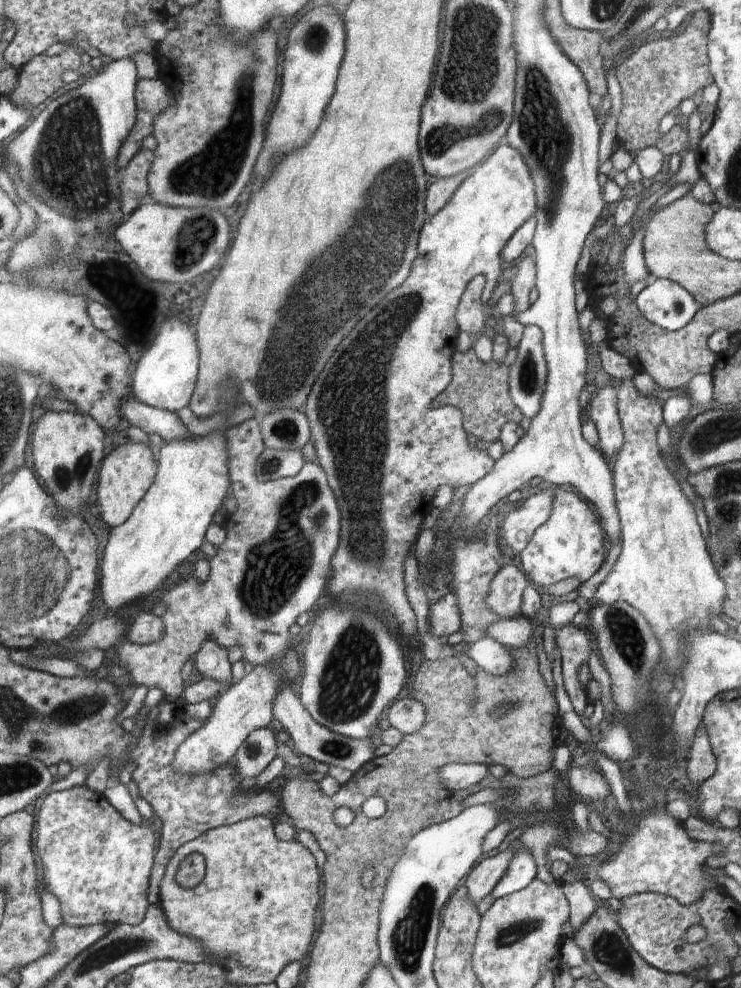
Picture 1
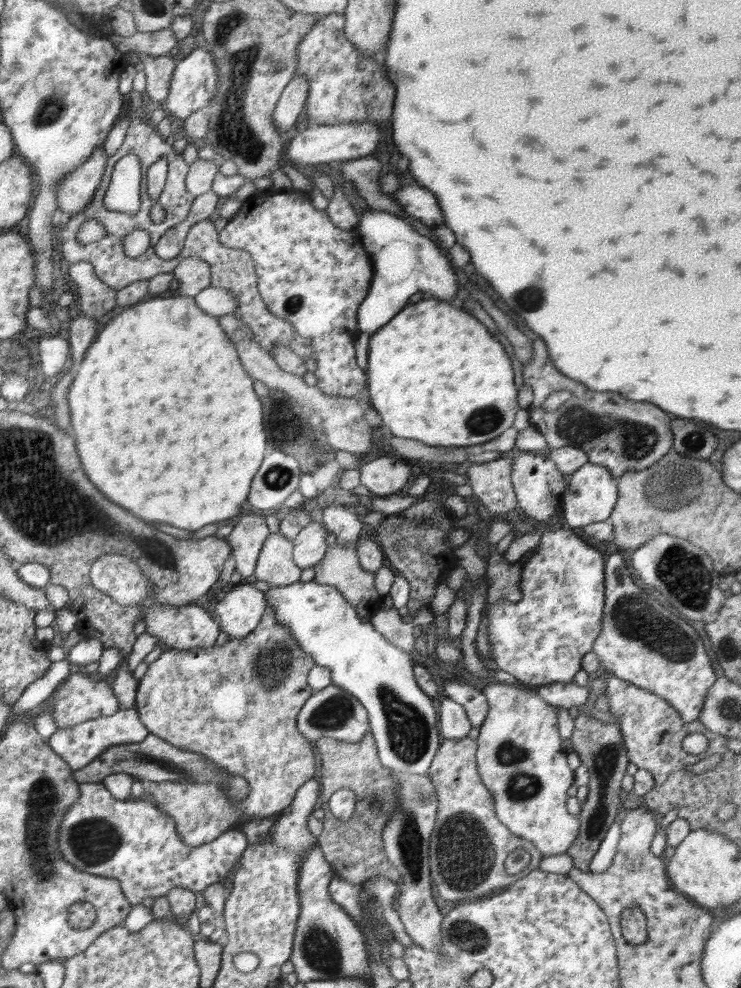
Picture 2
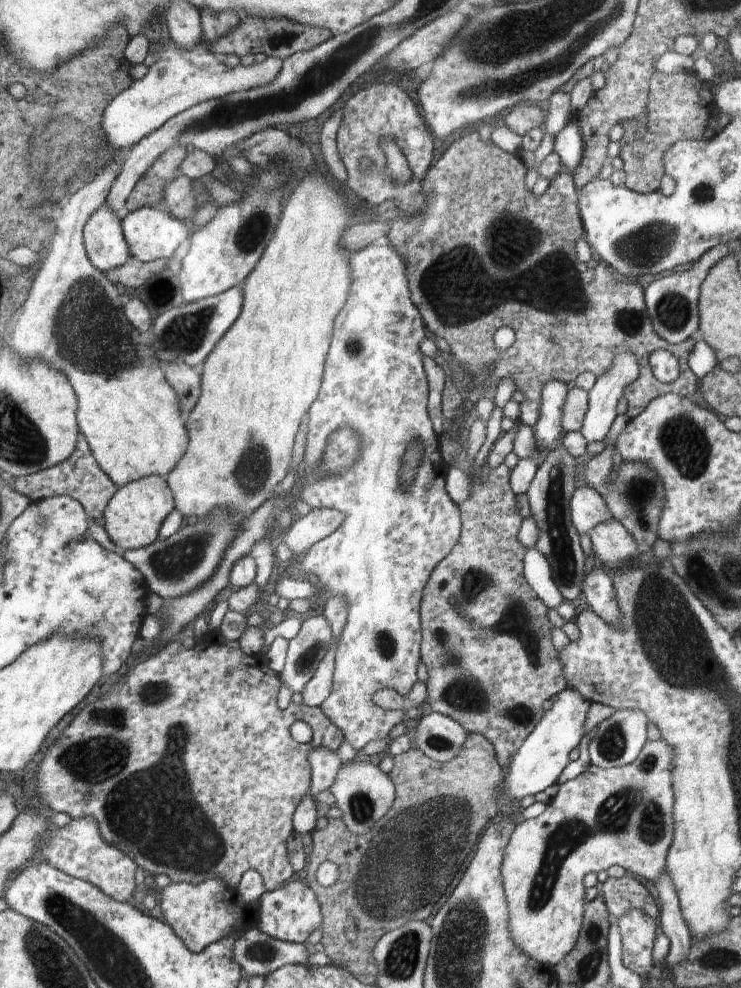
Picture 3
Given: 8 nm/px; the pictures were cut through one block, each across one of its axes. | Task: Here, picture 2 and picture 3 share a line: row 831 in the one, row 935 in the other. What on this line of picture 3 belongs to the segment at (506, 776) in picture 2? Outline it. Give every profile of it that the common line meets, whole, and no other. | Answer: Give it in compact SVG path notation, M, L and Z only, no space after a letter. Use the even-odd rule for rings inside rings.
M656 740L648 741L644 749L640 752L638 758L631 764L614 767L612 769L602 769L592 765L586 772L580 774L574 780L568 780L558 788L558 794L547 804L546 810L537 818L525 820L521 824L515 826L515 830L506 846L504 858L501 865L502 885L507 903L509 918L508 927L511 940L519 950L529 958L537 962L556 966L569 954L576 946L582 926L583 915L586 908L585 903L585 887L583 879L586 874L607 871L611 866L619 865L626 870L627 873L636 873L638 878L646 883L655 882L664 872L666 867L667 855L673 842L674 826L673 826L673 789L671 780L671 763L673 760L674 750L665 742Z

